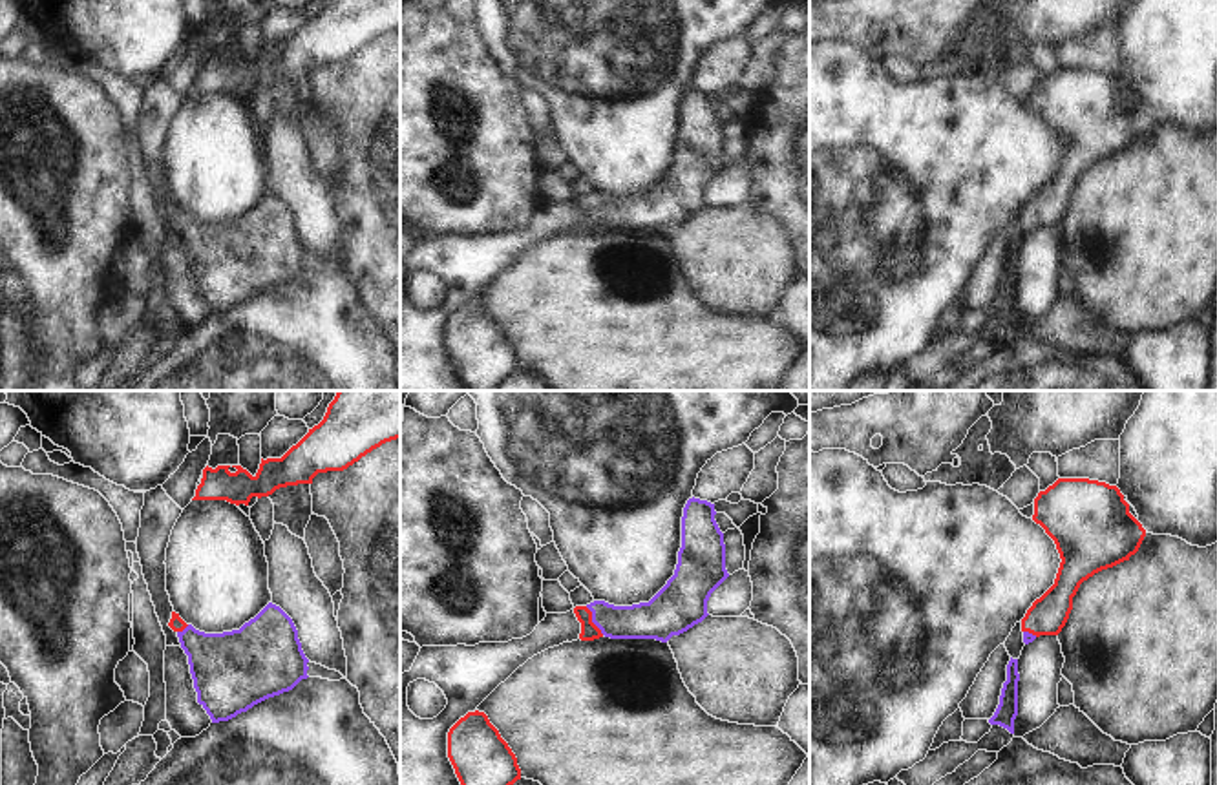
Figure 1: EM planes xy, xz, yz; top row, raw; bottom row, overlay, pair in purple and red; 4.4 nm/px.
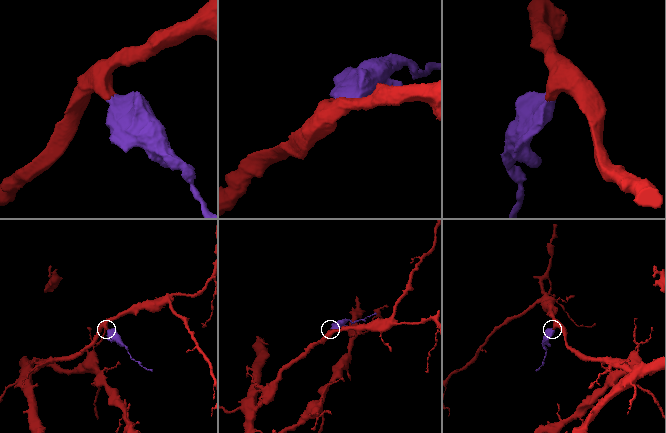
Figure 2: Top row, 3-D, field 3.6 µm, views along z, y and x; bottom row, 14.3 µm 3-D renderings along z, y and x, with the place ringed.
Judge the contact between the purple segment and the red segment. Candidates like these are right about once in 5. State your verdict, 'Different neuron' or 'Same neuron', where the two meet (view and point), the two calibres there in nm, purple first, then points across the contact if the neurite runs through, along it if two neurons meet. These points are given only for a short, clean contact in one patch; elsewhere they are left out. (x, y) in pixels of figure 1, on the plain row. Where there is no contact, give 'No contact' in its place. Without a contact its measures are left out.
Same neuron. Touches purple at xz (592, 212). Thickness 160 nm (purple) against 80 nm. Path across: xz (649, 210), (592, 212), (589, 221)

